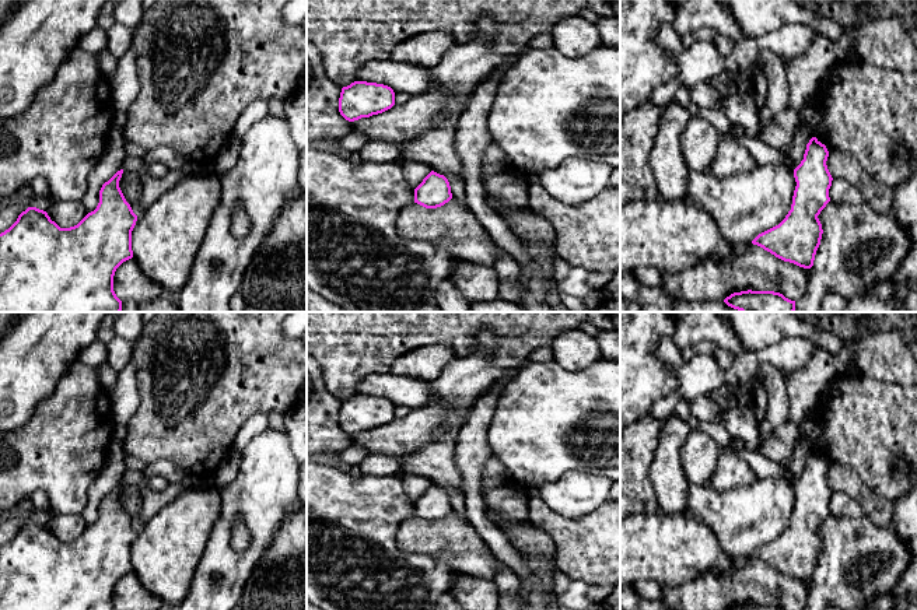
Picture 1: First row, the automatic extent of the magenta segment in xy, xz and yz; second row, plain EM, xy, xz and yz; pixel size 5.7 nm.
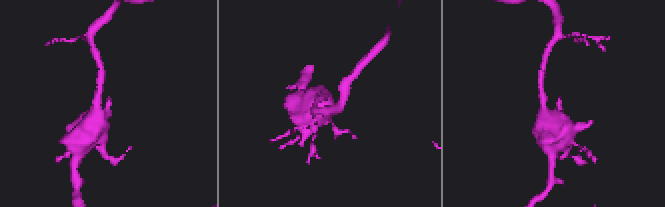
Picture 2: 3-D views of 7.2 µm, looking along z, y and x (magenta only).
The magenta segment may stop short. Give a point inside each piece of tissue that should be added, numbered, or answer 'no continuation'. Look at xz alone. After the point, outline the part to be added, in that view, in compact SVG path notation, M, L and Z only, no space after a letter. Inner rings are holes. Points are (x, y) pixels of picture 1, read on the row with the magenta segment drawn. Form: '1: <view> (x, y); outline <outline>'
no continuation

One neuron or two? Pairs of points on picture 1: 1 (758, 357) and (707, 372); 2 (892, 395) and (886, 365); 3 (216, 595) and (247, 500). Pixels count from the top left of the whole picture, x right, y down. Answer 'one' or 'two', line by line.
1: one
2: two
3: one

